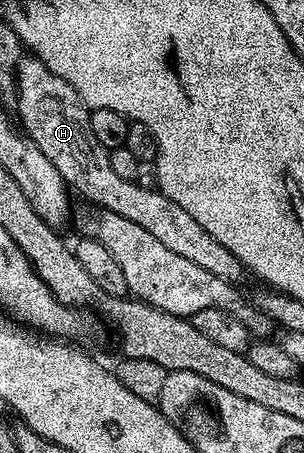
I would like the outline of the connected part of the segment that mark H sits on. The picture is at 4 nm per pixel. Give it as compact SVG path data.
M25 54L20 57L20 64L16 67L16 112L19 127L25 136L29 136L54 162L58 174L62 174L65 184L73 193L76 192L89 204L97 204L99 208L114 210L114 214L122 214L122 218L130 218L137 226L158 242L163 242L173 254L179 254L189 262L202 266L202 270L210 270L210 274L218 274L218 278L239 281L242 265L230 250L221 242L219 236L206 234L186 210L178 202L166 198L163 191L155 187L143 188L136 180L121 178L110 167L109 149L103 148L94 138L94 130L90 130L89 109L80 95L54 70L47 68L35 54Z

